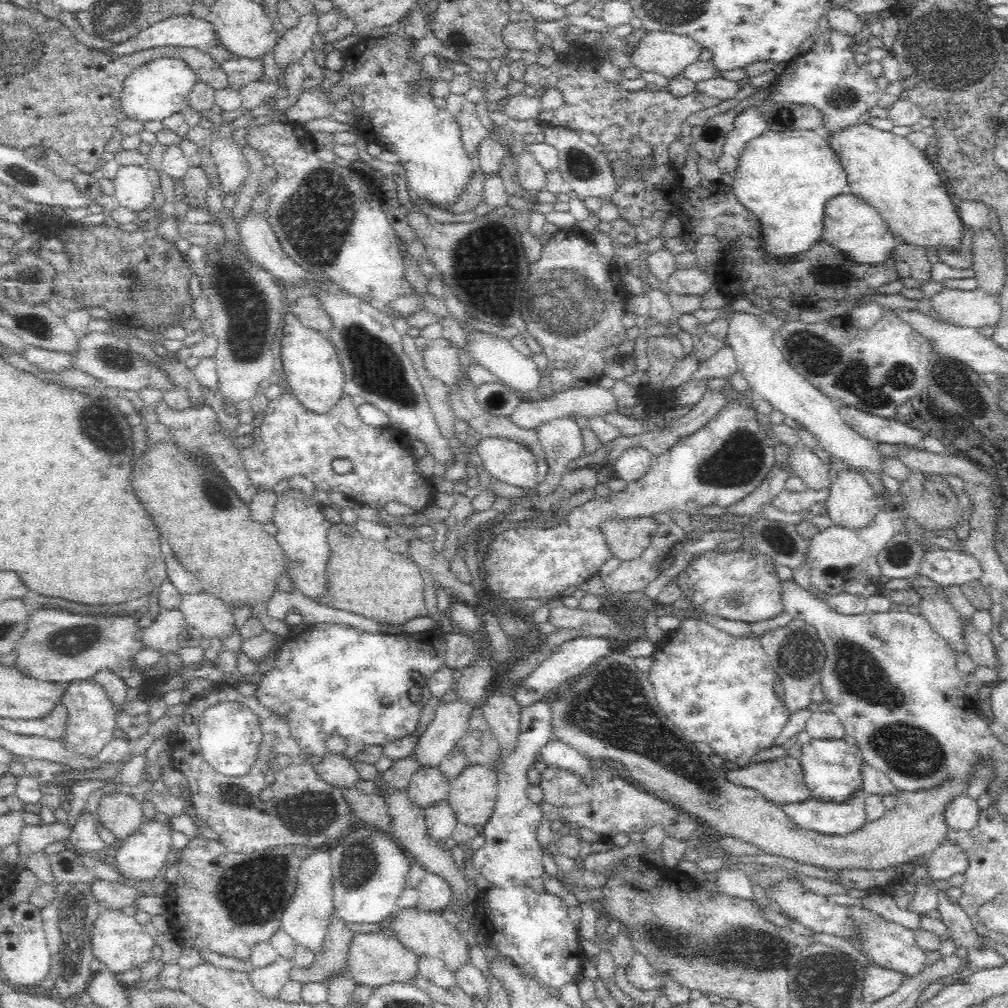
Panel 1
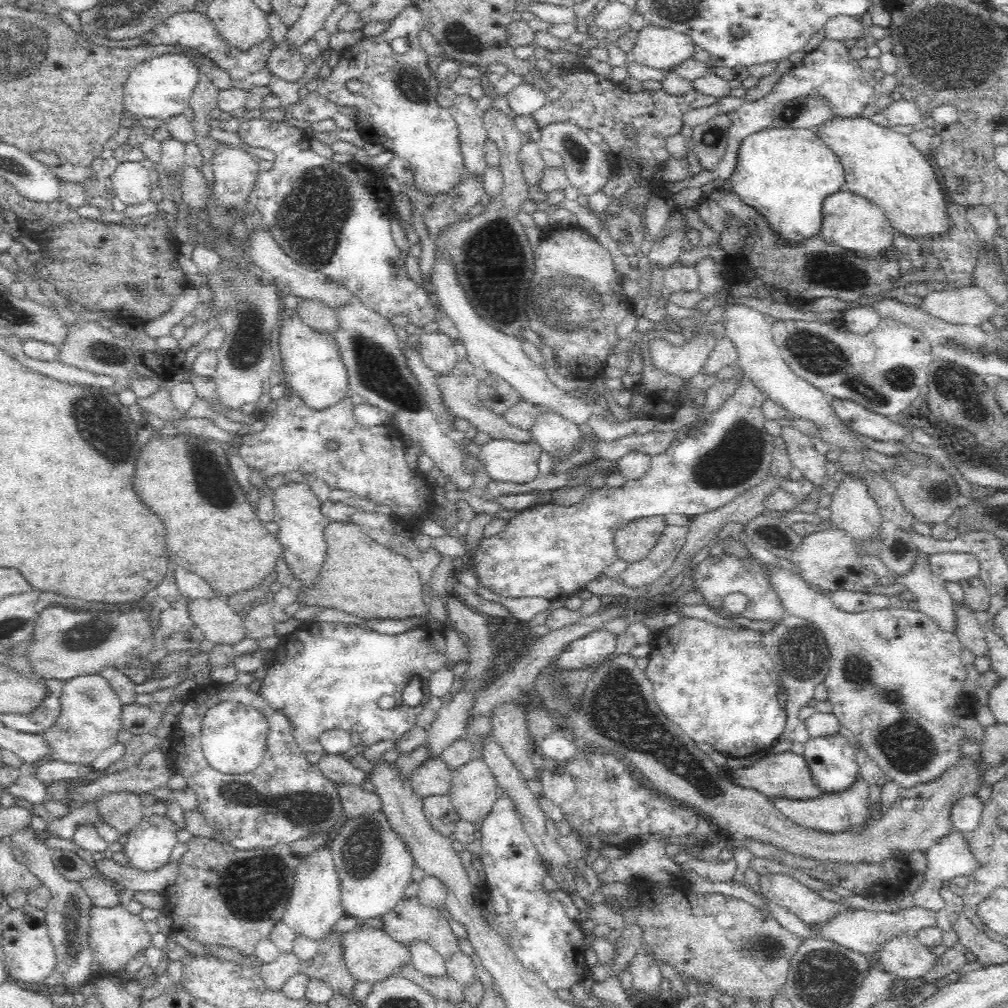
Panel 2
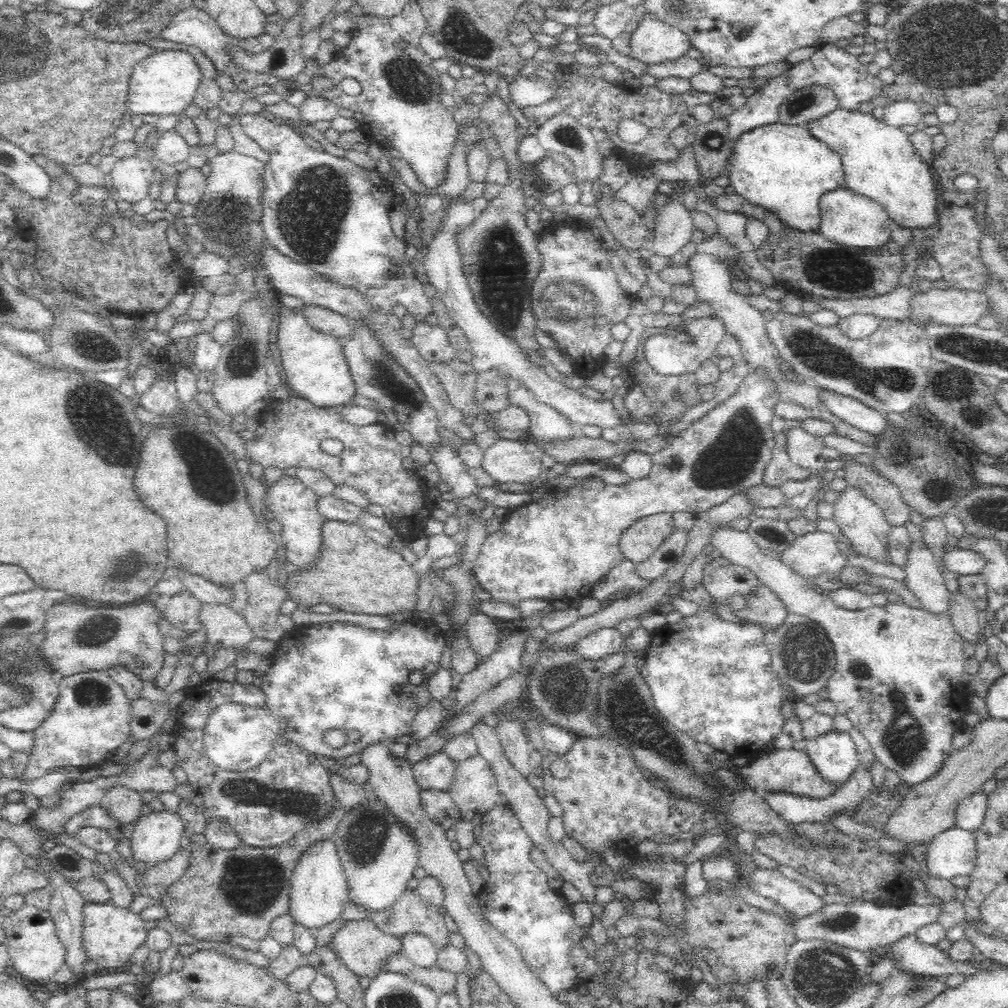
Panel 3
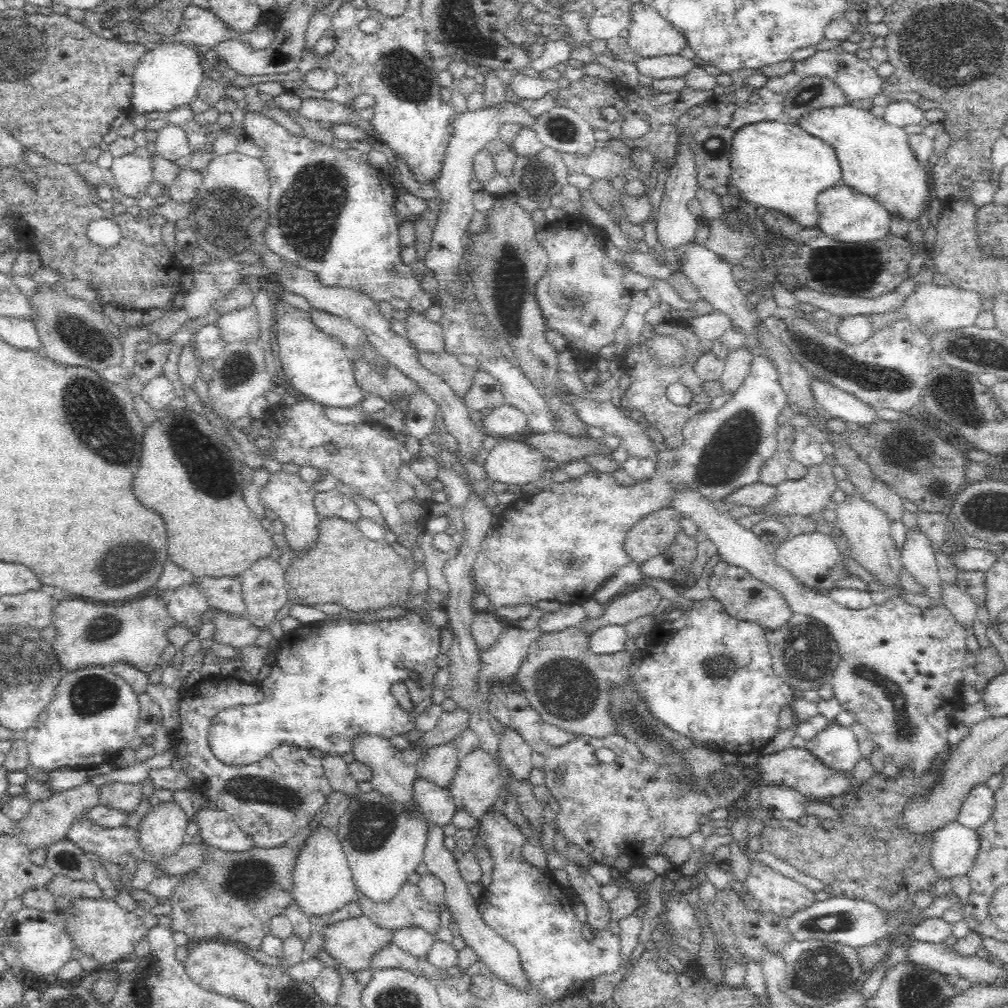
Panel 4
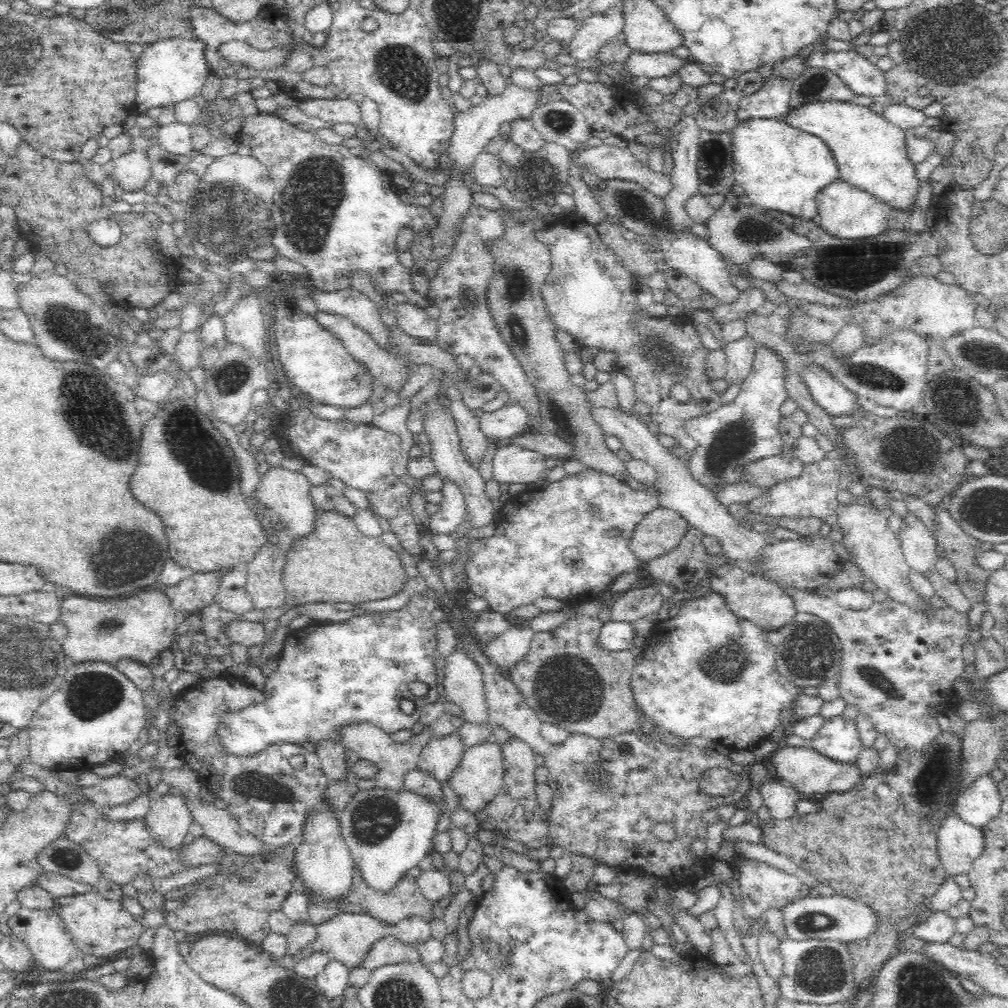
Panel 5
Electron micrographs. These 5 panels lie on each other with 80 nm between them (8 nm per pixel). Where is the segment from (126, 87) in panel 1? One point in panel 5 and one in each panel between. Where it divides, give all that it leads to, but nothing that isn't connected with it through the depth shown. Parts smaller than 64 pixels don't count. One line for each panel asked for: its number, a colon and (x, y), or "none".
2: (161, 87)
3: (164, 83)
4: (168, 77)
5: (170, 70)

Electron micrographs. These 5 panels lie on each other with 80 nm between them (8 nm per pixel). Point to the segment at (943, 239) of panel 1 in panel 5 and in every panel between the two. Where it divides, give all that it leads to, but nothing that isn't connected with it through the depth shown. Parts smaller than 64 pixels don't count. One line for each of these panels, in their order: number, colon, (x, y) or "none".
2: (881, 165)
3: (879, 162)
4: (877, 160)
5: (871, 154)

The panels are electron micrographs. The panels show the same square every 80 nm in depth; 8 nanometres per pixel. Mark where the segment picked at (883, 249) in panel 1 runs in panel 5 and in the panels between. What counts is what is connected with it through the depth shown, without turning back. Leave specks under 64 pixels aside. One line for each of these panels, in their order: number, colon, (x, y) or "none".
2: (851, 222)
3: (852, 220)
4: (847, 216)
5: (846, 212)

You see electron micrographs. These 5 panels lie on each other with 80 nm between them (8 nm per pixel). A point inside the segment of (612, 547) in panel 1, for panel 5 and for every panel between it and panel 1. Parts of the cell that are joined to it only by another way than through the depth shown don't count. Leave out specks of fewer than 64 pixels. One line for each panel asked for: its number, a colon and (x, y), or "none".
2: (632, 541)
3: (638, 542)
4: (654, 532)
5: (660, 531)

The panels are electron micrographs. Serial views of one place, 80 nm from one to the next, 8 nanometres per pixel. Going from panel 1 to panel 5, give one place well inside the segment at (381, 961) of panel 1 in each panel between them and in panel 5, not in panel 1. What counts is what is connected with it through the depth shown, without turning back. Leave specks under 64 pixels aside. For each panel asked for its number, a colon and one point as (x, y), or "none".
2: (371, 955)
3: (364, 949)
4: (355, 942)
5: (347, 938)

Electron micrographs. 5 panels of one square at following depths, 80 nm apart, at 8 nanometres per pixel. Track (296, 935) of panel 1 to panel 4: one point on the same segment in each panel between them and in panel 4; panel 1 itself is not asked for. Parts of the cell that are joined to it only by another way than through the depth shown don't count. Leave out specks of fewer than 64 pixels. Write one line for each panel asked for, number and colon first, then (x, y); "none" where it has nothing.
2: (314, 907)
3: (318, 894)
4: (322, 883)

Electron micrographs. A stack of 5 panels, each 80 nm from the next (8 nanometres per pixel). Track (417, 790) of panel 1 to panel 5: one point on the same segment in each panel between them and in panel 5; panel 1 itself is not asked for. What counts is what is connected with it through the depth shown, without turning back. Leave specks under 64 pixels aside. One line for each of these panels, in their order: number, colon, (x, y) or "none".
2: (432, 778)
3: (435, 773)
4: (438, 766)
5: (441, 756)

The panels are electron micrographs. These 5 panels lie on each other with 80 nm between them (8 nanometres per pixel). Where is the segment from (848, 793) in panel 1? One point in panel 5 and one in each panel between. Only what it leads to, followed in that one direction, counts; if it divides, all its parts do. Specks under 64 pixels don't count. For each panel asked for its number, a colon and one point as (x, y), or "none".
2: (831, 761)
3: (833, 755)
4: (836, 747)
5: (838, 740)

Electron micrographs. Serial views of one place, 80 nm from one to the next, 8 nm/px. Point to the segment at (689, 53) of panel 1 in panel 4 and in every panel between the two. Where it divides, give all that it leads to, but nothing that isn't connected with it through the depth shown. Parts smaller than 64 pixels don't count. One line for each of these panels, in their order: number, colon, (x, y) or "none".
2: (662, 49)
3: (653, 42)
4: (650, 36)

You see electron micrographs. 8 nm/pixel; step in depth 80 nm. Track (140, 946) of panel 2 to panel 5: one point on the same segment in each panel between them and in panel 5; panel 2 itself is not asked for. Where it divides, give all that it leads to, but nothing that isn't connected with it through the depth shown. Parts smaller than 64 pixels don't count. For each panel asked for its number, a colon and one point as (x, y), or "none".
3: (111, 934)
4: (103, 930)
5: (100, 927)

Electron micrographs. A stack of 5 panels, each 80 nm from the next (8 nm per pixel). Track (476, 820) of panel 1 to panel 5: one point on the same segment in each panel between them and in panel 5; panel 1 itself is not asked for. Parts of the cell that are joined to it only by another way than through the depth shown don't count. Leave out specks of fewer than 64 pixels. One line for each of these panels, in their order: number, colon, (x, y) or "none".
2: (473, 792)
3: (474, 790)
4: (475, 787)
5: (478, 778)

